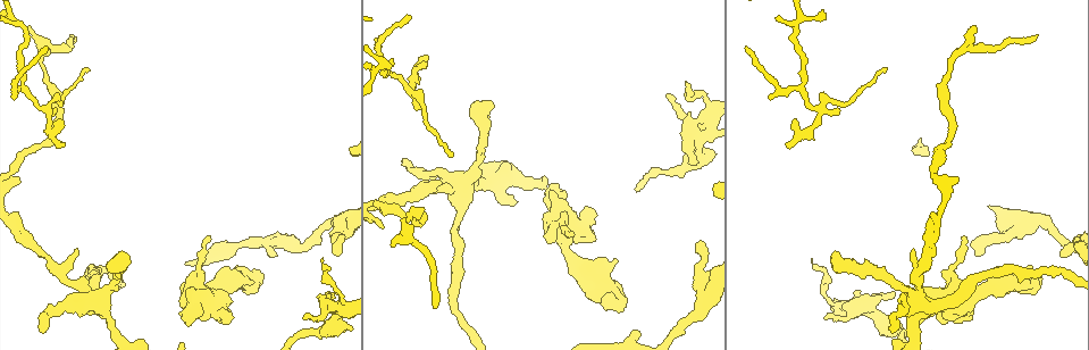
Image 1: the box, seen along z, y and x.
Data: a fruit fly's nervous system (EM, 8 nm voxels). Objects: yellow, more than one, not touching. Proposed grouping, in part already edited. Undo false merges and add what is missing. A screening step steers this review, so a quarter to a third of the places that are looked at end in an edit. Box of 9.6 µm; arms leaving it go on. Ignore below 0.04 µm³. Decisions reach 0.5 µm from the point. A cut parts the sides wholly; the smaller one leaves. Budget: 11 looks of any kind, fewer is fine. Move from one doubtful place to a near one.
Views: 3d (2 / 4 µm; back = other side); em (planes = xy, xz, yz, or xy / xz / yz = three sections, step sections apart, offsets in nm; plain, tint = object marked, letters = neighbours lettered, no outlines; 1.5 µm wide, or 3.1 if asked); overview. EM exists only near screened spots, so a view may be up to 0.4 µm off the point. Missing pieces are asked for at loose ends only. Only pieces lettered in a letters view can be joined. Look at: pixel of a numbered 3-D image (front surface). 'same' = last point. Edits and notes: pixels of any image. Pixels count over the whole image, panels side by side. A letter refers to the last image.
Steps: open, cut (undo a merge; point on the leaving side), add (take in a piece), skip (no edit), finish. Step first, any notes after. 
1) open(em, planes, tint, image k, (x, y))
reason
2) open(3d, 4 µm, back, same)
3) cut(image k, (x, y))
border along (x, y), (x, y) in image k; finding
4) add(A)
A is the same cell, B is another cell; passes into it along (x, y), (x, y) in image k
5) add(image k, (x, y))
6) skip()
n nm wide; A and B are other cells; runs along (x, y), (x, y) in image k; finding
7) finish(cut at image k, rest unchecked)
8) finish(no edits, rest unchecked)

open(em, planes, letters, image 1, (273, 255))
branch stops here

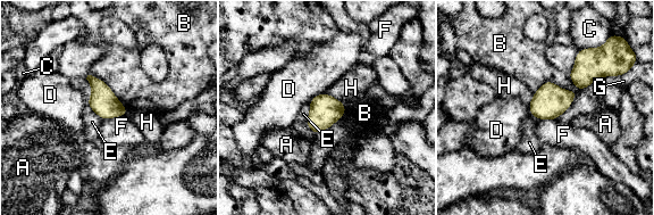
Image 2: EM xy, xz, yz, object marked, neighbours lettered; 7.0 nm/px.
skip()
A, B, C, D, E, F, G and H are other cells; border along (125, 115), (102, 120) in image 2; no lettered piece goes on from it

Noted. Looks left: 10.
open(em, planes, letters, image 1, (333, 296))
free end

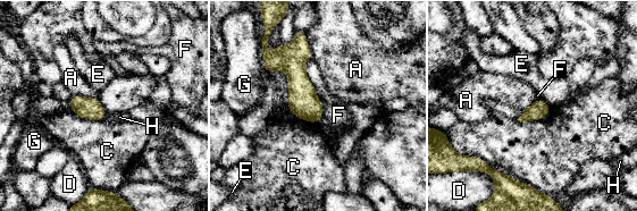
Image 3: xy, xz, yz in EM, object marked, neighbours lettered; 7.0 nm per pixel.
skip()
130 nm wide; A, C, D, E, F, G and H are other cells; border along (98, 99), (107, 112) in image 3; no lettered piece goes on from it

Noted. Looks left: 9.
open(3d, 4 µm, image 1, (191, 325))
an open end

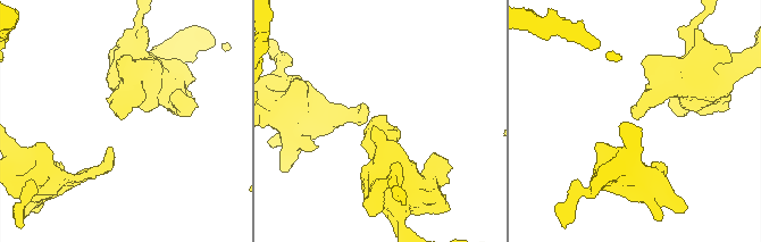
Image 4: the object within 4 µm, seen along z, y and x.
open(em, planes, letters, image 4, (635, 116))
now the EM

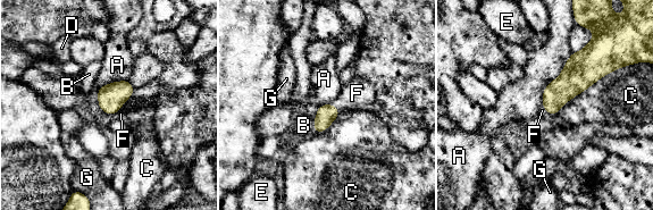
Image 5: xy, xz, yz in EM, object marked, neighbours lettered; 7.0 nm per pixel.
add(F)
C touches over 550 nm; F is the same cell, A, B, C, D, E and G are other cells; the neuron continues

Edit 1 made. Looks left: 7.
open(em, planes, letters, image 1, (405, 163))
an open end

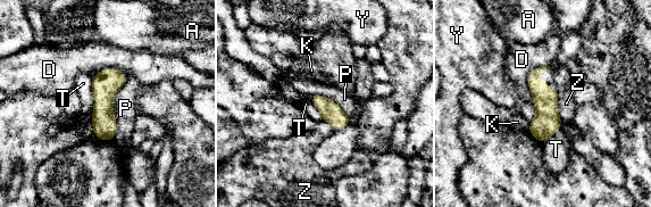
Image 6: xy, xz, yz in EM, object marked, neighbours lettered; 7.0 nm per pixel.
skip()
A, D, K, P, T, Y and Z are other cells; none of them fits

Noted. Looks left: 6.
open(3d, 4 µm, back, image 1, (392, 244))
thin end

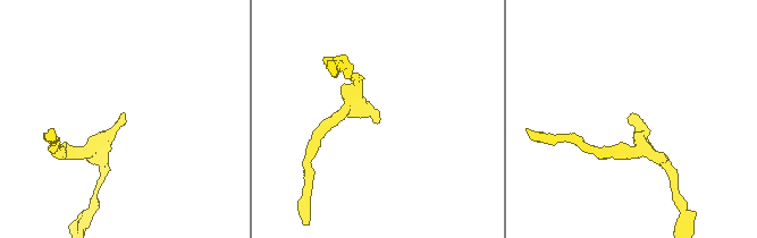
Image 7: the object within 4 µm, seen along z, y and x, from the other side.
open(em, xz, step 8, tint, image 7, (632, 115))

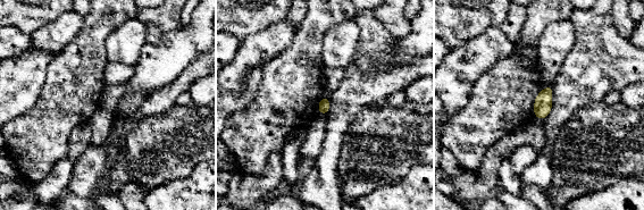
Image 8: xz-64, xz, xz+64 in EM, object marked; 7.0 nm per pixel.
open(em, planes, letters, same)

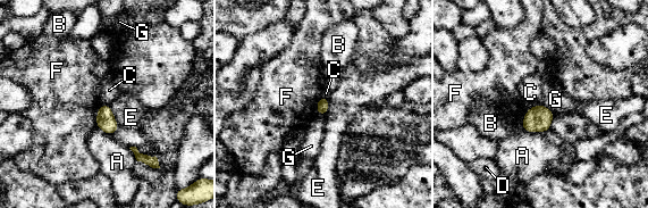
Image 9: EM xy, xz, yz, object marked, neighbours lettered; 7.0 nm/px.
skip()
A, B, C, D, E, F and G are other cells; border along (108, 105), (119, 126) in image 9; none of them fits

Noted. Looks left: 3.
finish(add at image 5, rest unchecked)

